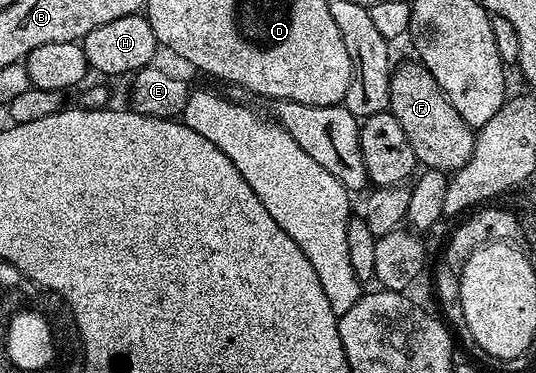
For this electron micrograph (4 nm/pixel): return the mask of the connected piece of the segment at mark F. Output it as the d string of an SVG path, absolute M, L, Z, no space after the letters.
M420 61L401 62L392 67L389 75L391 92L389 93L388 113L399 120L399 128L403 128L407 136L407 144L411 144L411 152L415 152L418 163L431 170L456 172L463 168L473 155L474 127L468 126L455 112L455 108L447 100L445 93L439 88L435 76L427 72Z

